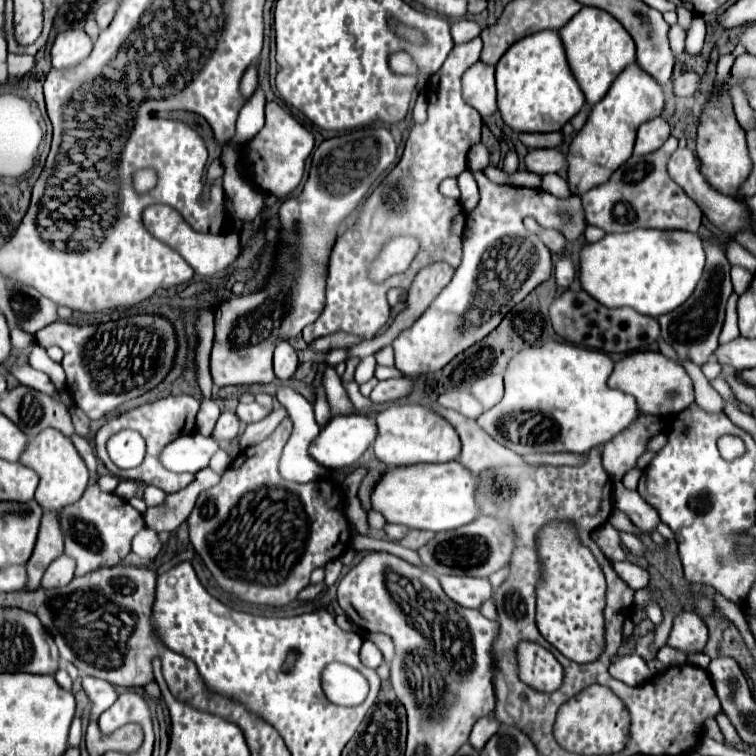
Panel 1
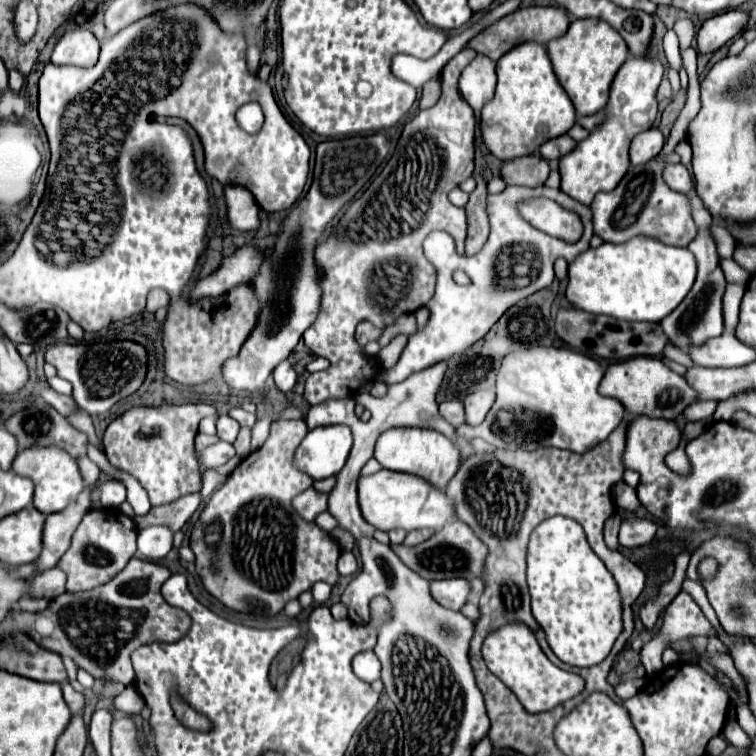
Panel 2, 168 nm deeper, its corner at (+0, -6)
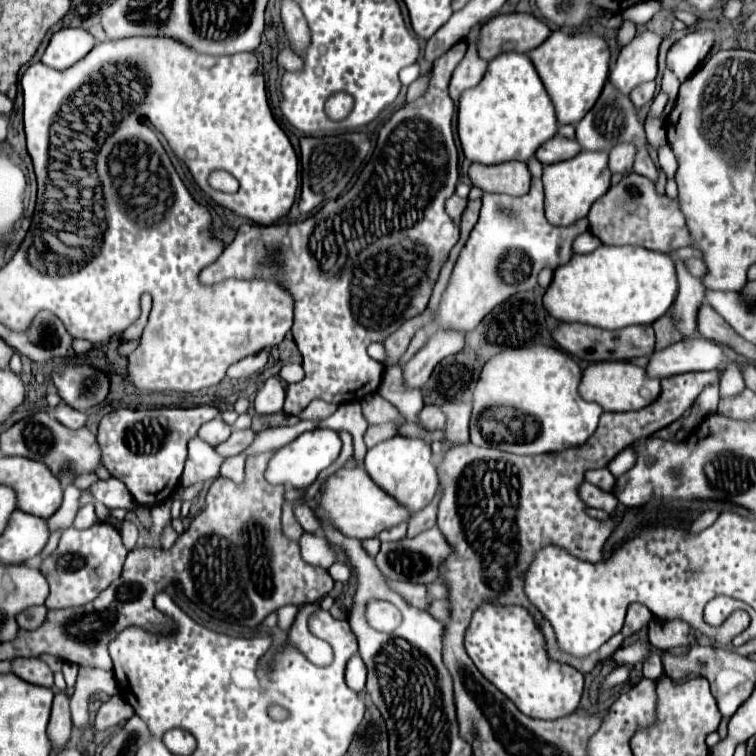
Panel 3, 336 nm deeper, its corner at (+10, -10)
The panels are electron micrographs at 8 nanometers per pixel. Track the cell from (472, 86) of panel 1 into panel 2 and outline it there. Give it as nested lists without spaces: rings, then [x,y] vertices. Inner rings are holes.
[[[476,55],[476,59],[462,71],[460,75],[460,93],[474,109],[476,117],[480,117],[482,107],[492,101],[496,89],[496,63],[492,63],[484,55]]]

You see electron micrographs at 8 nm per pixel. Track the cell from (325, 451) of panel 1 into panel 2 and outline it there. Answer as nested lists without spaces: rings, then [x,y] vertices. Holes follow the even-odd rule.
[[[348,425],[314,427],[296,451],[296,467],[312,479],[326,479],[342,471],[350,449],[352,431]]]

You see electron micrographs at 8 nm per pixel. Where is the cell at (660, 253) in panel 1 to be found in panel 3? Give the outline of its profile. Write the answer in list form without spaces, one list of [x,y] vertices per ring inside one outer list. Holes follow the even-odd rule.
[[[600,245],[596,251],[588,255],[574,255],[566,265],[558,267],[542,301],[546,311],[558,321],[582,321],[602,329],[622,329],[628,325],[654,323],[658,317],[662,317],[668,311],[676,293],[678,293],[676,269],[674,269],[674,261],[668,255],[632,245],[624,245],[624,247]]]

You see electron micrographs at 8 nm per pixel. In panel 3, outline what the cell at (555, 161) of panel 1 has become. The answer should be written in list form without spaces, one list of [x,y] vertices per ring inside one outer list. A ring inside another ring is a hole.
[[[508,161],[500,165],[472,163],[468,169],[468,179],[472,187],[482,189],[484,193],[526,195],[530,189],[530,171],[522,161]]]

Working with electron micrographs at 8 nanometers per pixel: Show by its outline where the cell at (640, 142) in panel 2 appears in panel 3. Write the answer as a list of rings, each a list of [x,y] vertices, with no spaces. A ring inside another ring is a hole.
[[[622,143],[608,153],[608,169],[612,173],[630,171],[632,163],[634,163],[634,147],[630,147],[628,143]]]

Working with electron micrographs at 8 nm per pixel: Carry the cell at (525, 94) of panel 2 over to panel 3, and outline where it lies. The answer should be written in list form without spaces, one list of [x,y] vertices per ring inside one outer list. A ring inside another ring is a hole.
[[[502,53],[488,63],[482,81],[460,95],[458,137],[468,161],[498,165],[506,161],[528,161],[536,149],[558,131],[554,105],[524,53]]]

